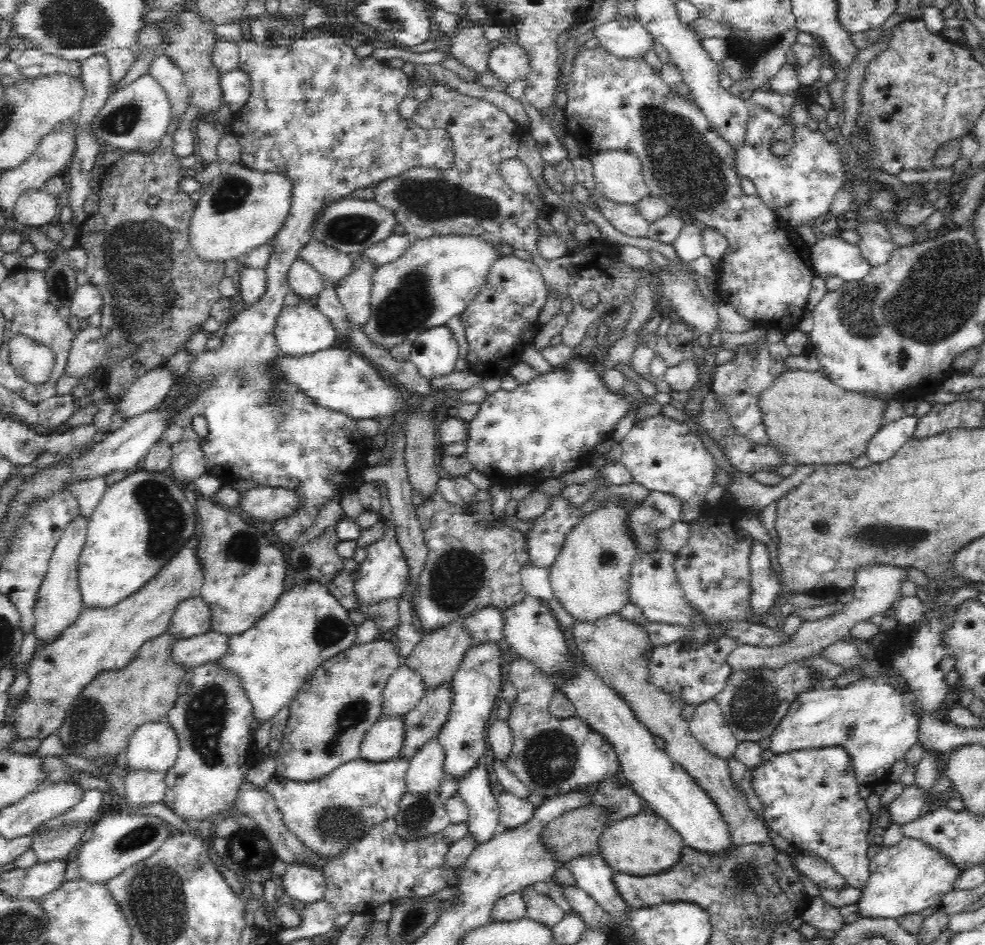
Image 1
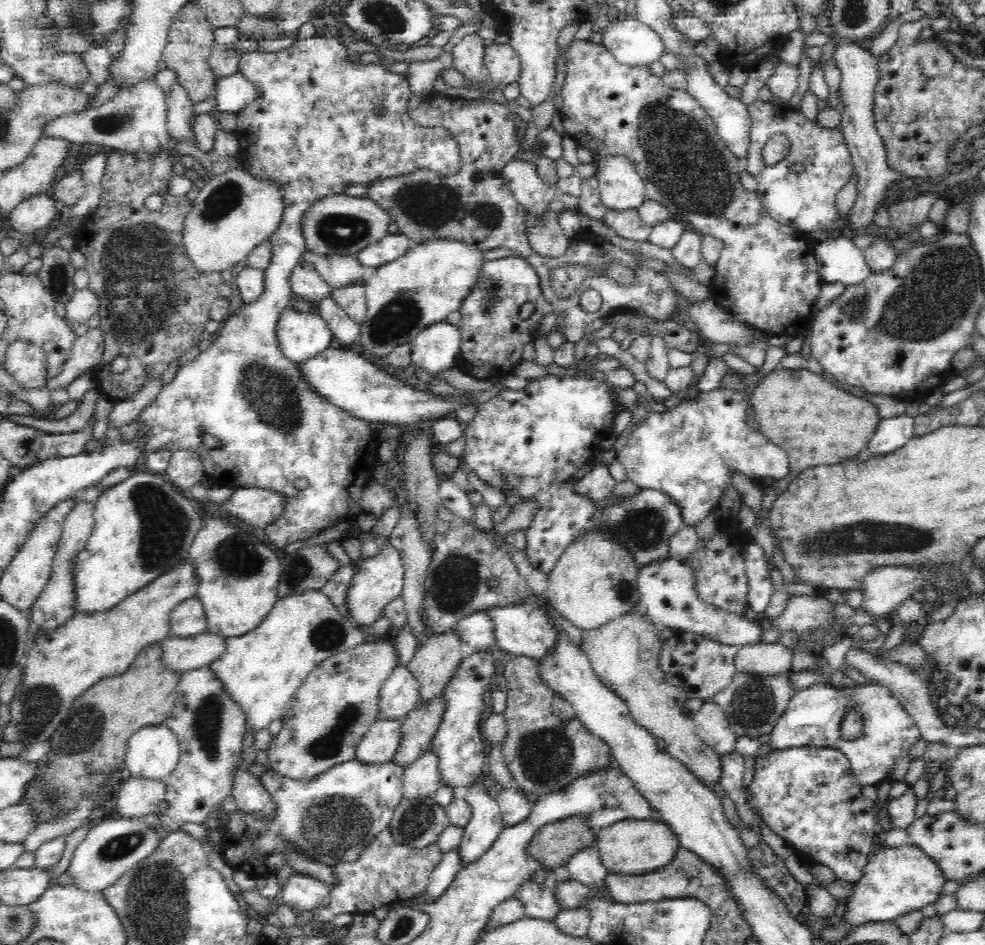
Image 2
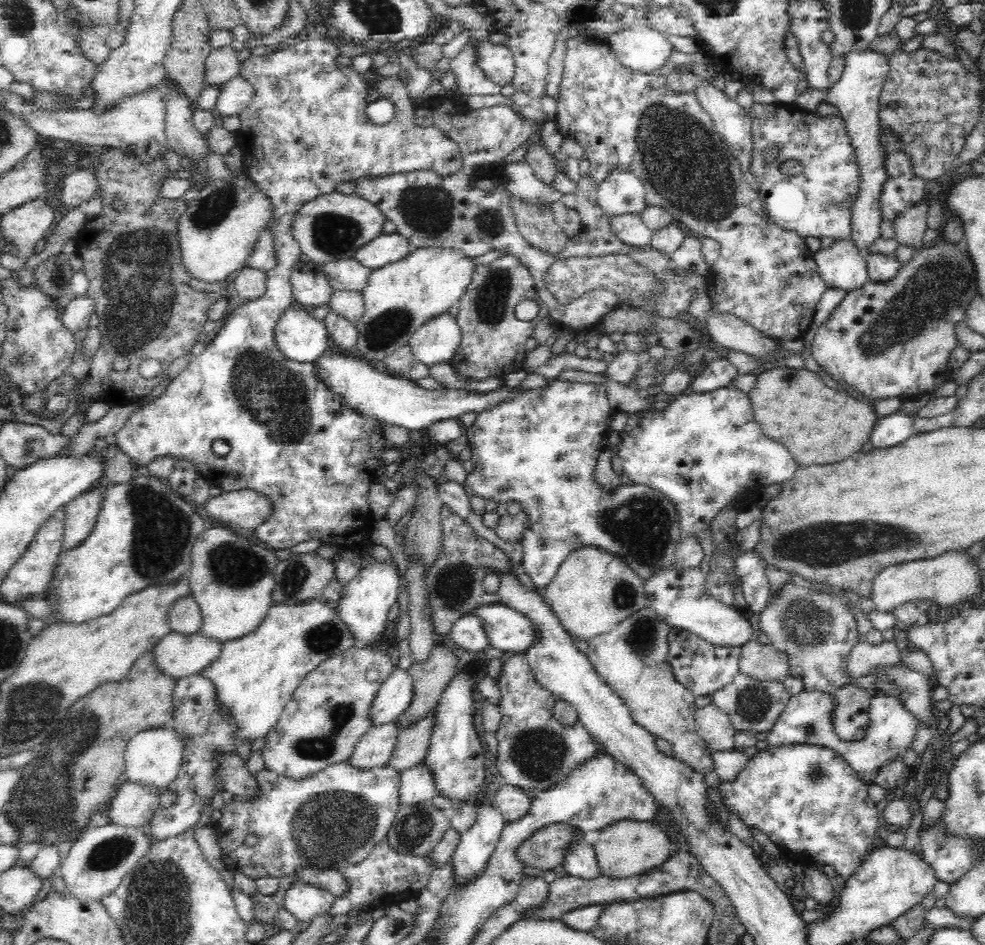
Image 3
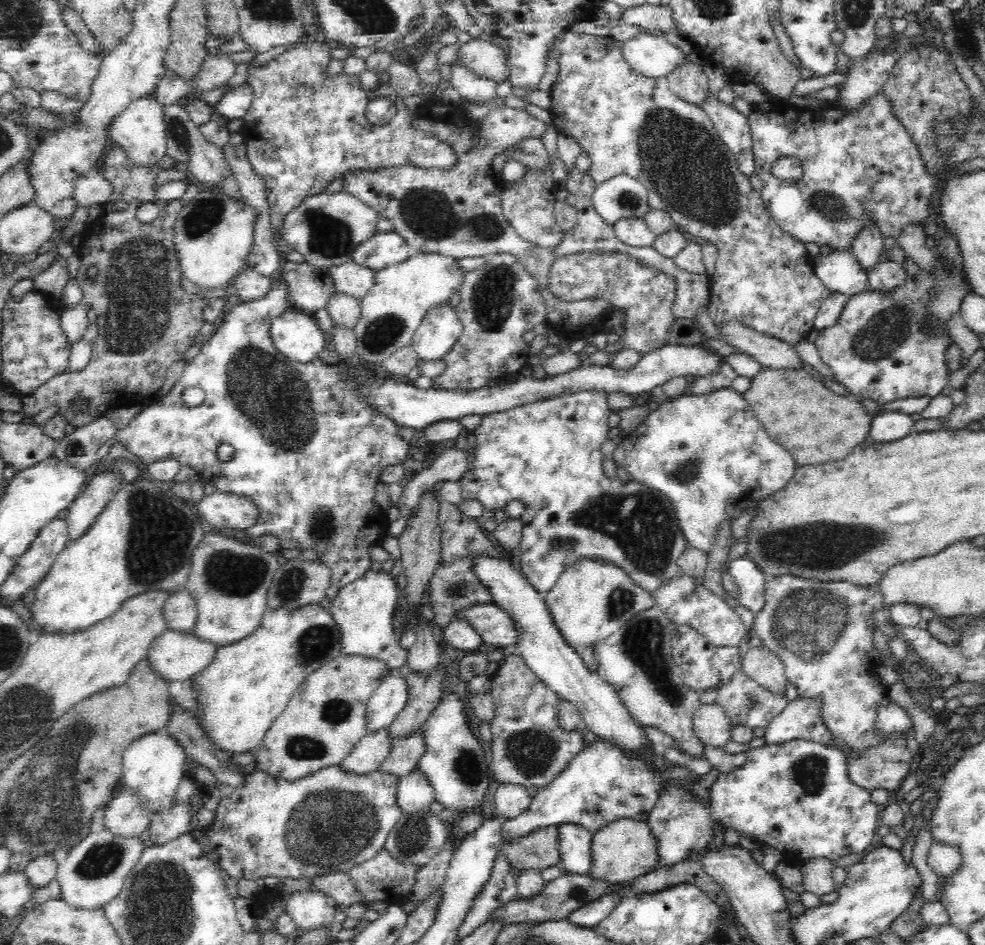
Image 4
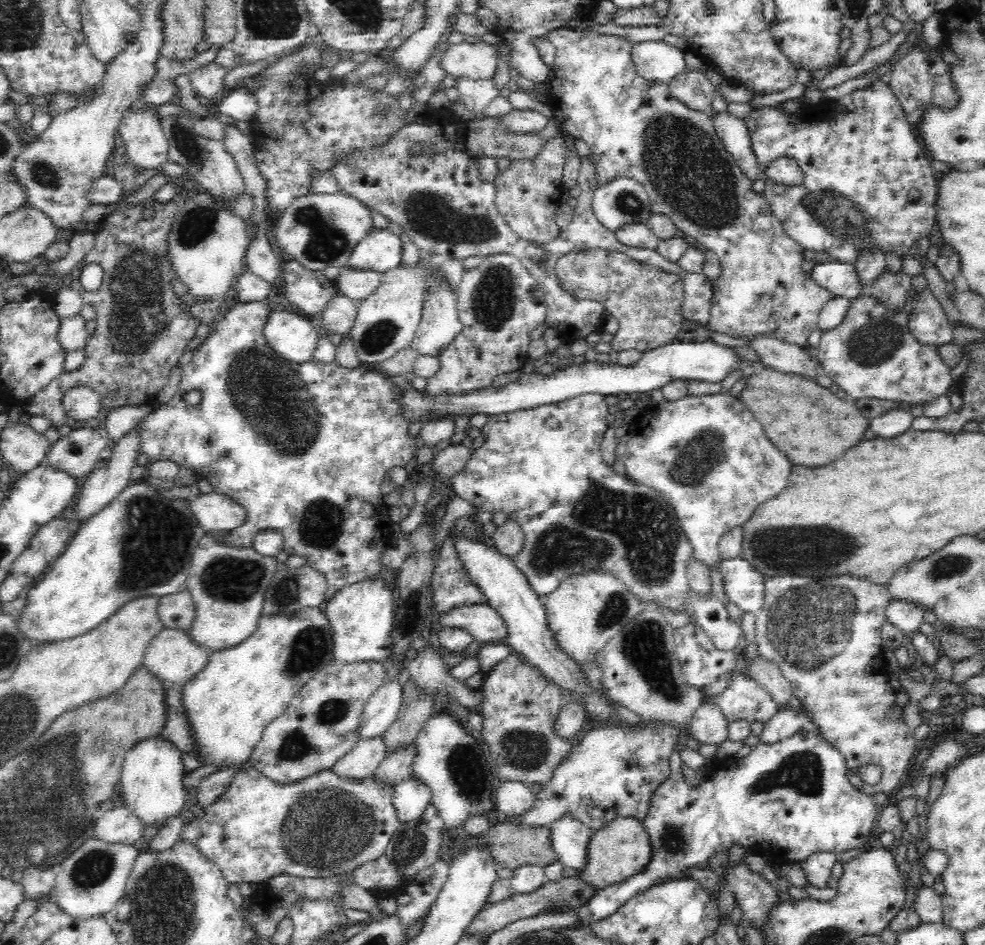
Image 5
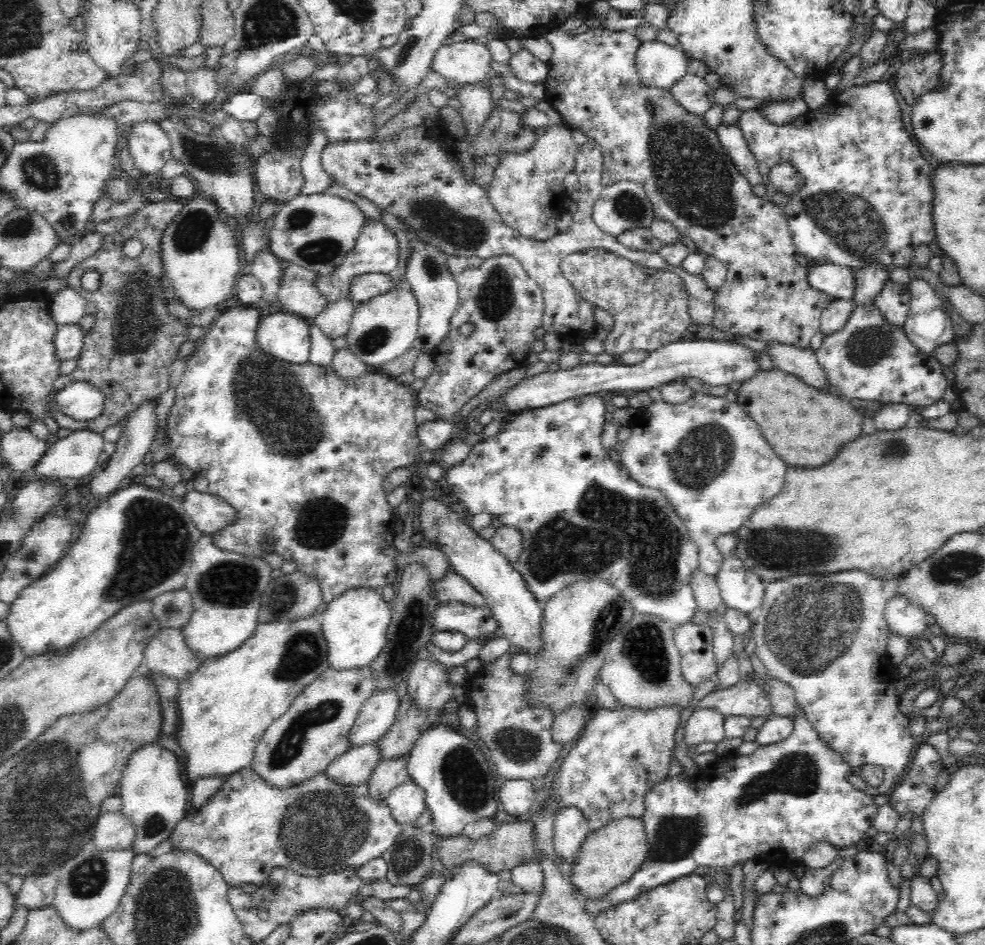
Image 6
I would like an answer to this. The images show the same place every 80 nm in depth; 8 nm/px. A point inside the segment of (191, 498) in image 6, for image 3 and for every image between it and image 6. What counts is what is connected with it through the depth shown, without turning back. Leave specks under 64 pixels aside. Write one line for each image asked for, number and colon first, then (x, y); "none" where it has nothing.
3: (244, 508)
4: (221, 510)
5: (214, 511)

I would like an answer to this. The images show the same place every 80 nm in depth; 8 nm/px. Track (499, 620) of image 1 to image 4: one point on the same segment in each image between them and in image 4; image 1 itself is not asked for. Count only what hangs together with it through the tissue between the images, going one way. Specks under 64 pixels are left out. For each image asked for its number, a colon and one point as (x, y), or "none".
2: (478, 631)
3: (469, 634)
4: (460, 634)

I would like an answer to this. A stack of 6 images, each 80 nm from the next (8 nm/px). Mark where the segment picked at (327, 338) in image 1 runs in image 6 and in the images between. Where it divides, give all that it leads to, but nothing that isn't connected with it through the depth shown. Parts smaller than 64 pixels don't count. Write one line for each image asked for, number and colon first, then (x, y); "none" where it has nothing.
2: (301, 335)
3: (301, 338)
4: (296, 334)
5: (291, 335)
6: (285, 335)

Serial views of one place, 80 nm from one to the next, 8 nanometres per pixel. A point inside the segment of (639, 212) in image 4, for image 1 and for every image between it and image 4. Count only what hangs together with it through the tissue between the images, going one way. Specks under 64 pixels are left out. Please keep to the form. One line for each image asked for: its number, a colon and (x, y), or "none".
1: (618, 174)
2: (620, 187)
3: (621, 192)

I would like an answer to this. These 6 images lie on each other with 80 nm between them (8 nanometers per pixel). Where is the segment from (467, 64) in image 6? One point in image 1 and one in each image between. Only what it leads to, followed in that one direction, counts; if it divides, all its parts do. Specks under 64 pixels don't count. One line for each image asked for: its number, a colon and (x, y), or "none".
1: (510, 61)
2: (504, 65)
3: (497, 61)
4: (488, 60)
5: (478, 61)

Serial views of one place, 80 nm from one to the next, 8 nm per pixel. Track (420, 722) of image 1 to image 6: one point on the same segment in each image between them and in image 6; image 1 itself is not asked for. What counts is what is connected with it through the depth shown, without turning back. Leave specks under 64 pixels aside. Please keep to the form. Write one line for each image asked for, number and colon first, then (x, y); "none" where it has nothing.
2: (418, 728)
3: (413, 742)
4: (406, 751)
5: (397, 765)
6: (389, 773)

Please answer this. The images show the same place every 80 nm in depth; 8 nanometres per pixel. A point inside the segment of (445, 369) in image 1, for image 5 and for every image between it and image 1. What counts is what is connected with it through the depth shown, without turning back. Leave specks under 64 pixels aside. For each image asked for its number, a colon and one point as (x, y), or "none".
2: (435, 350)
3: (437, 341)
4: (434, 339)
5: (439, 324)

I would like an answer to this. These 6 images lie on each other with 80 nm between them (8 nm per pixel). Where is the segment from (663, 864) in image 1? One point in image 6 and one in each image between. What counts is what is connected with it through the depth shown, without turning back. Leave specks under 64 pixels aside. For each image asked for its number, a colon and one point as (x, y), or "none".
2: (632, 847)
3: (627, 848)
4: (625, 849)
5: (620, 850)
6: (609, 856)

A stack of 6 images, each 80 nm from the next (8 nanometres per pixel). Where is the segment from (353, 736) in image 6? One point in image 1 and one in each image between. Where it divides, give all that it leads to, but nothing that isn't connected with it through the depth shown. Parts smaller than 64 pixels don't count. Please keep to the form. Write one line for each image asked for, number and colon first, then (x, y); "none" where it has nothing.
1: (405, 687)
2: (400, 693)
3: (395, 694)
4: (388, 700)
5: (381, 710)

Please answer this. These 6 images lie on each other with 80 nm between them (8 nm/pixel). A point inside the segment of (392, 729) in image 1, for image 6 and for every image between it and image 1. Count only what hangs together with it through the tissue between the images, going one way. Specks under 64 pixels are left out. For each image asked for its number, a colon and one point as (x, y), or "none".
2: (379, 744)
3: (374, 749)
4: (370, 751)
5: (362, 761)
6: (356, 765)

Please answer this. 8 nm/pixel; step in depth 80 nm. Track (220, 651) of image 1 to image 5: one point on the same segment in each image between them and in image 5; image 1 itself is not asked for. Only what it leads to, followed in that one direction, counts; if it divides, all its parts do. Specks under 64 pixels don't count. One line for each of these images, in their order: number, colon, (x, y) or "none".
2: (182, 654)
3: (177, 655)
4: (176, 656)
5: (173, 656)

